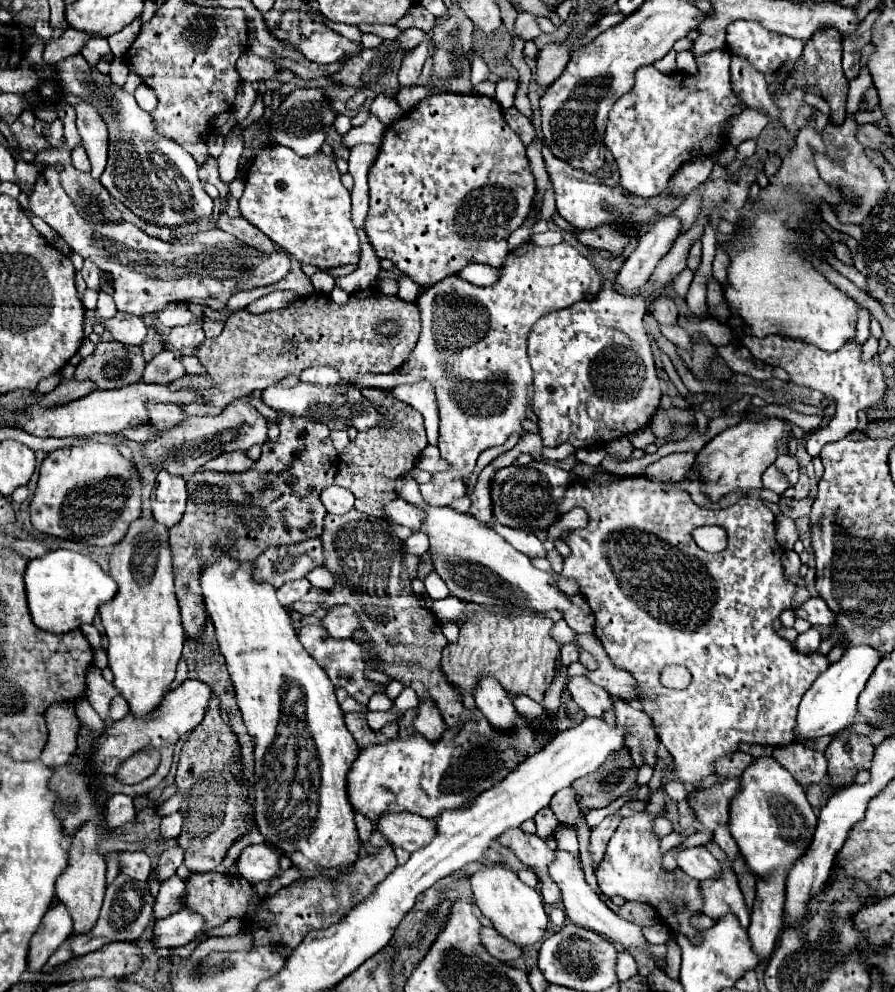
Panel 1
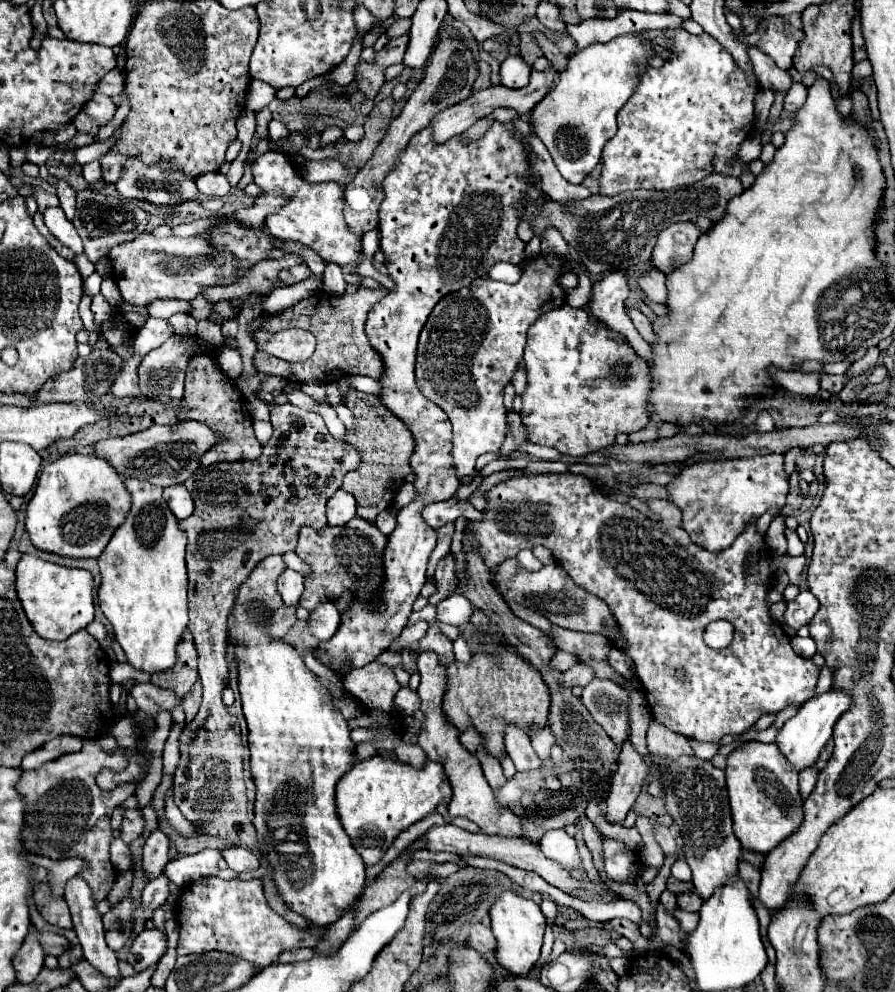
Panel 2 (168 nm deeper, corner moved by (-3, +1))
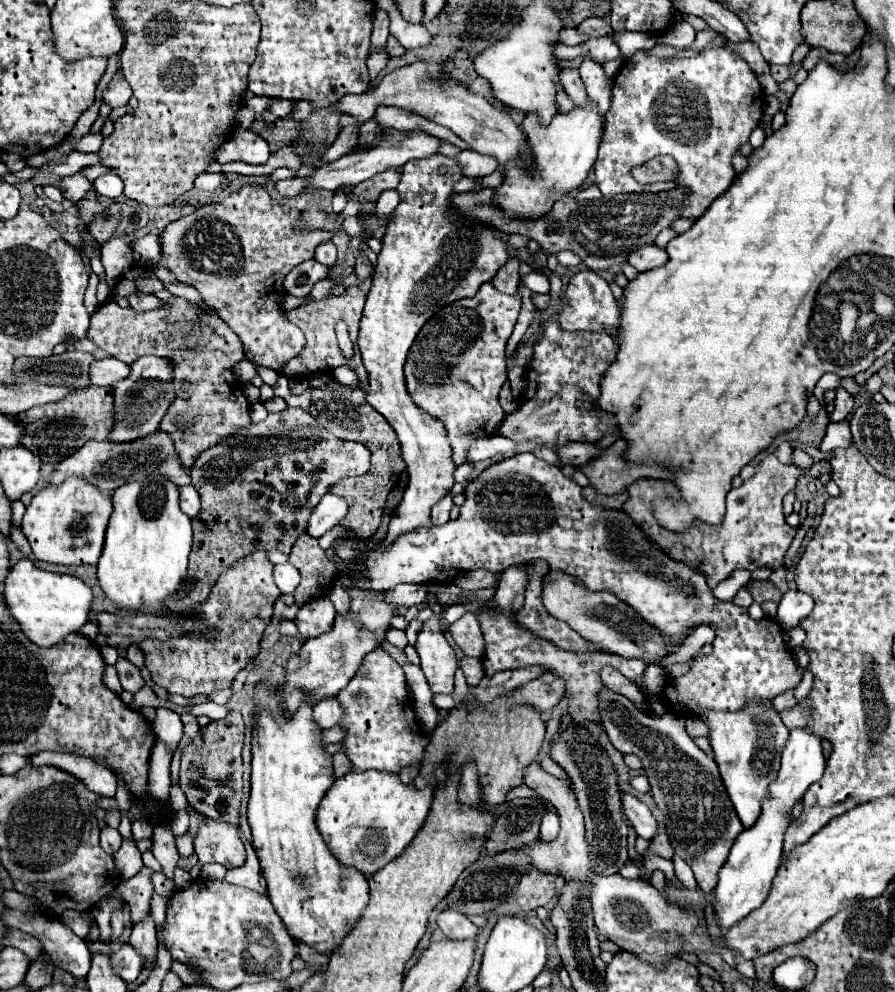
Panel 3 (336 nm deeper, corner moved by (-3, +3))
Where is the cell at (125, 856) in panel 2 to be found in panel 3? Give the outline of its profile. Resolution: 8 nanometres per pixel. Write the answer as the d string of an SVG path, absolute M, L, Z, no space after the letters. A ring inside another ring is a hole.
M111 827L101 829L101 847L103 847L103 851L107 851L109 855L115 855L119 851L121 843L123 843L123 839L121 839L117 829L111 829Z

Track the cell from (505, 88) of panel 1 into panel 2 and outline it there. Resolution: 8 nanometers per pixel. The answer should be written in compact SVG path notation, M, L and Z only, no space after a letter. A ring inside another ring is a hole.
M507 57L501 63L501 85L509 89L519 89L529 83L531 67L521 57Z

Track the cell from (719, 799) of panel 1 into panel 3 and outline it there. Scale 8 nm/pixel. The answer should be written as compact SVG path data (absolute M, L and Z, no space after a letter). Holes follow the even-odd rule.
M609 689L599 693L599 713L613 747L623 755L633 753L643 761L655 803L663 809L667 835L675 855L691 865L697 885L705 893L711 893L735 837L745 829L725 791L715 759L693 743L685 731L685 719L679 713L659 719L649 717L627 701L627 697Z

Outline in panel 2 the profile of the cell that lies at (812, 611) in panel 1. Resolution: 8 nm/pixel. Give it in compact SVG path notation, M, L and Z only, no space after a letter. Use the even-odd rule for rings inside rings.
M801 591L793 601L787 603L787 611L785 611L785 625L799 629L803 625L807 625L813 615L819 609L819 601L811 591Z

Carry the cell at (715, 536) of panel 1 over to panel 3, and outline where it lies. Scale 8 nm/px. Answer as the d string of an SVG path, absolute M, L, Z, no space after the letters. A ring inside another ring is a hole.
M775 455L765 457L757 465L757 473L743 481L741 487L731 489L727 495L727 513L721 525L705 525L701 521L693 521L687 533L669 533L655 521L651 513L651 501L655 497L675 497L677 489L669 481L663 479L639 479L629 485L629 499L623 503L621 511L625 511L655 545L659 545L671 559L683 561L697 573L707 577L707 583L717 587L723 579L731 577L735 569L755 571L757 567L769 567L771 571L783 567L785 553L791 547L797 529L785 523L783 515L783 497L795 489L797 477L801 477L801 469L795 465L783 465Z

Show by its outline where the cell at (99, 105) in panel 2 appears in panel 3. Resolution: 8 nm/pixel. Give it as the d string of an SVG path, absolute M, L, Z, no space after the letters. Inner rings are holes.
M113 77L103 91L103 101L115 109L115 107L125 105L131 99L131 95L133 93L131 93L131 85L127 83L127 79L125 77Z

